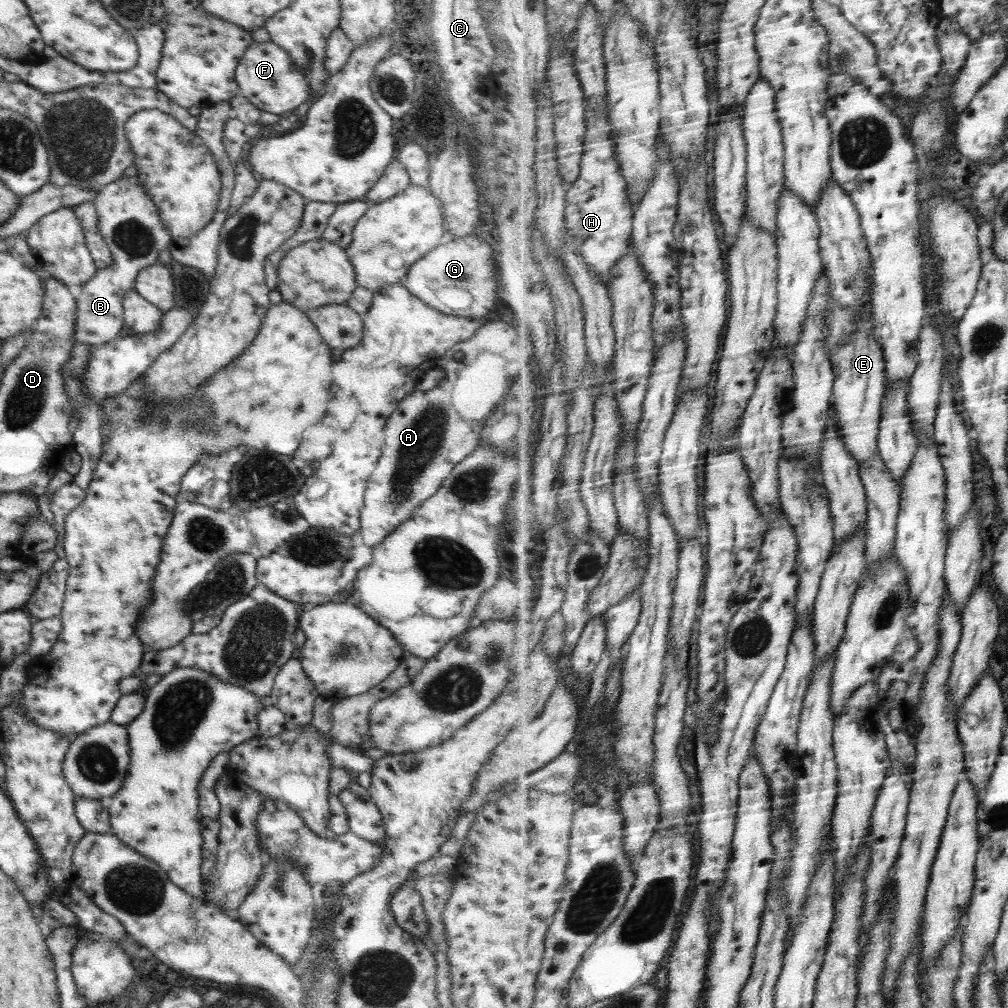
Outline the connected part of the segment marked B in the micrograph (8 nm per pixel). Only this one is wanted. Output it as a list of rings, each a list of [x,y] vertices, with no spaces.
[[[137,176],[120,177],[118,180],[105,184],[97,190],[92,200],[98,215],[98,230],[106,241],[112,254],[112,264],[96,271],[96,274],[81,285],[68,285],[69,291],[76,299],[75,331],[73,338],[76,344],[104,345],[121,333],[127,332],[124,320],[122,297],[134,286],[138,273],[143,268],[159,262],[159,253],[166,250],[172,243],[171,234],[167,231],[154,201],[147,195],[143,184]]]

